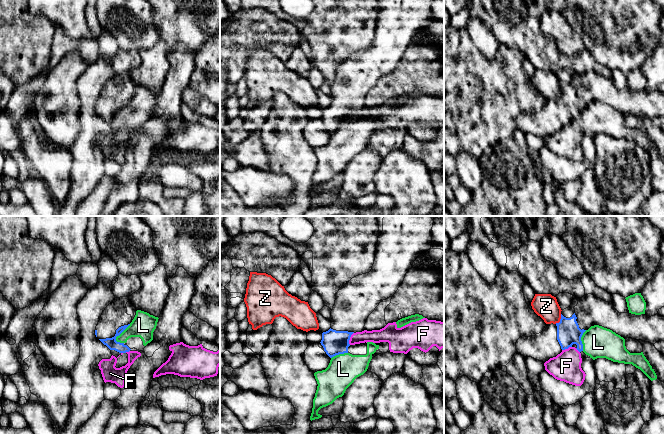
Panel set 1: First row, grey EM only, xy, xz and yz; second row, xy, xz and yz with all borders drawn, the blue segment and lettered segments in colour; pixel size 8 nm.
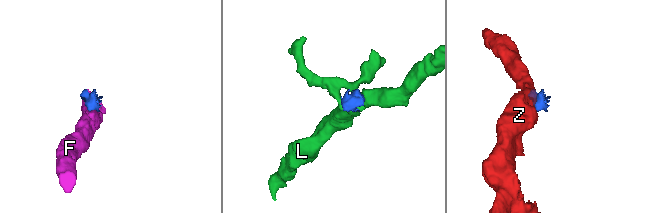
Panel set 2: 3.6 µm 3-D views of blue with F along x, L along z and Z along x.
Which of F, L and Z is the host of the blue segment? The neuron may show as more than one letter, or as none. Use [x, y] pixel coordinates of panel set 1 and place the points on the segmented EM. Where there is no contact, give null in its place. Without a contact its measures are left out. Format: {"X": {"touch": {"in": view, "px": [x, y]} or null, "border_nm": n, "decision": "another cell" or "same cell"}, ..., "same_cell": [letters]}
{"F": {"touch": {"in": "xz", "px": [349, 338]}, "border_nm": 110, "decision": "another cell"}, "L": {"touch": {"in": "xy", "px": [120, 333]}, "border_nm": 190, "decision": "another cell"}, "Z": {"touch": {"in": "yz", "px": [560, 320]}, "border_nm": 90, "decision": "another cell"}, "same_cell": []}

